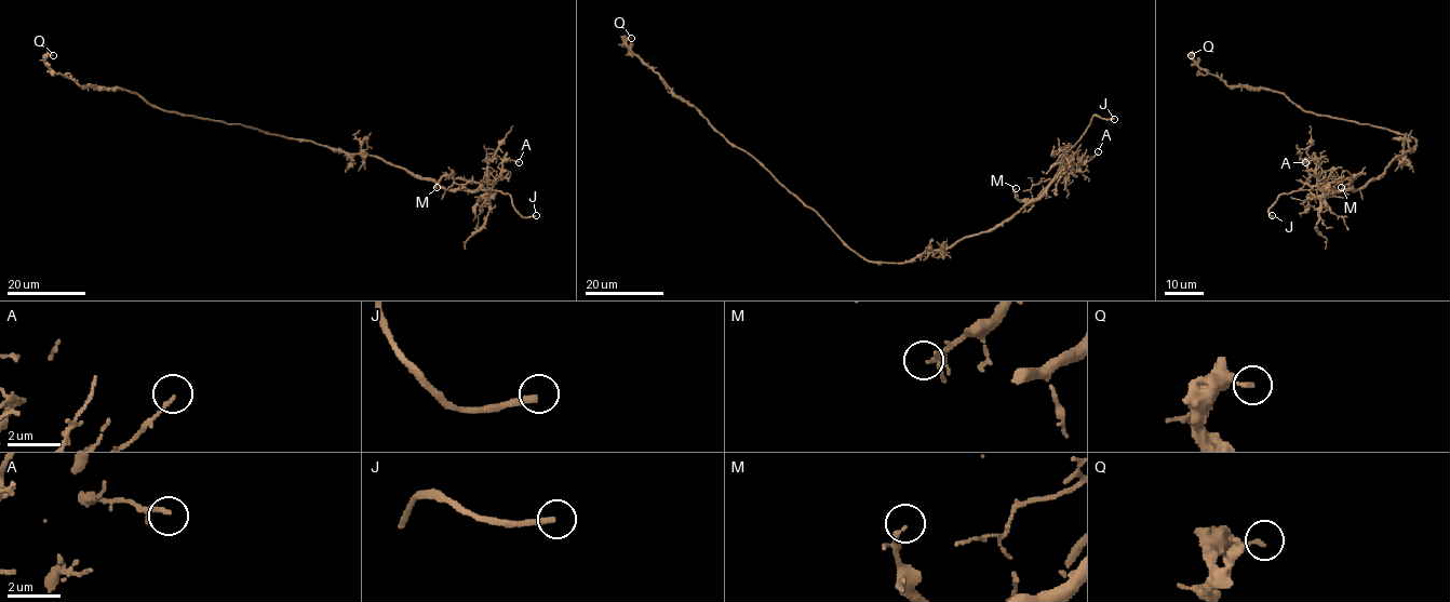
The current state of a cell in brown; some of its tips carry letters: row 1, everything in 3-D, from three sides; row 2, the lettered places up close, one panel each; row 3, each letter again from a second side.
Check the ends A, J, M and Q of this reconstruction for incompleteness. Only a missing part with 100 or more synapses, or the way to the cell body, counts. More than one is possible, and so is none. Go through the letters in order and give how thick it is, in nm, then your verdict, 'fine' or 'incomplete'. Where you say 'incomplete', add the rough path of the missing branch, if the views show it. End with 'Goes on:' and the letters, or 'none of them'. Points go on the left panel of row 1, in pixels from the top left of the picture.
A: calibre 130 nm; fine
J: calibre 240 nm; incomplete; course (536, 215), (548, 217), (554, 208), (550, 215), (559, 227)
M: calibre 110 nm; fine
Q: calibre 170 nm; fine
Goes on: J

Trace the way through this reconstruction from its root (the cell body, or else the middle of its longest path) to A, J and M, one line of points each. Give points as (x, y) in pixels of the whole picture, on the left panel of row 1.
A: (282, 135), (348, 154), (372, 155), (446, 188), (487, 189), (505, 161), (519, 162)
J: (282, 135), (348, 154), (372, 155), (446, 188), (499, 190), (510, 197), (522, 216), (536, 215)
M: (282, 135), (348, 154), (372, 155), (446, 188), (475, 189), (479, 184), (443, 176), (437, 187)

